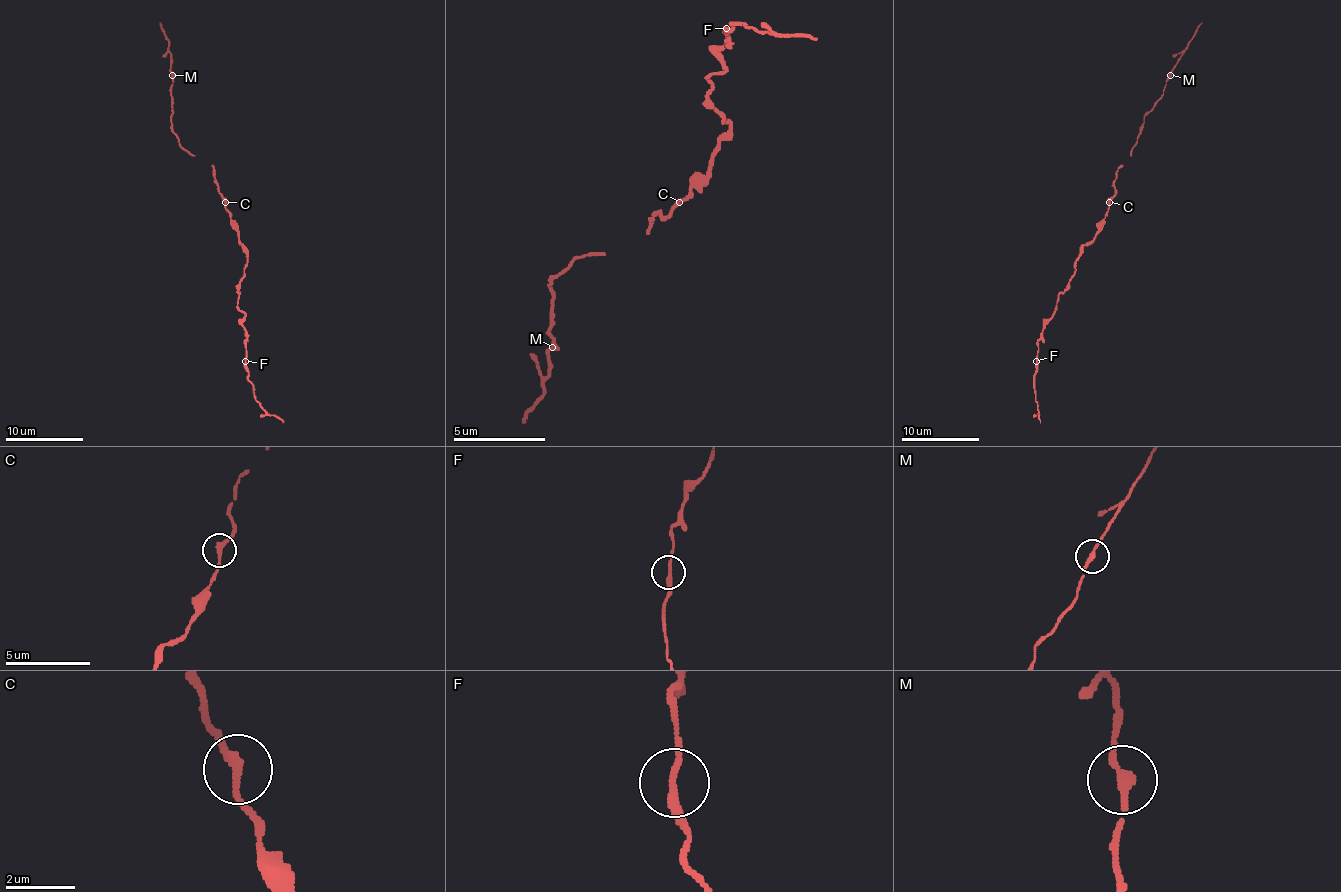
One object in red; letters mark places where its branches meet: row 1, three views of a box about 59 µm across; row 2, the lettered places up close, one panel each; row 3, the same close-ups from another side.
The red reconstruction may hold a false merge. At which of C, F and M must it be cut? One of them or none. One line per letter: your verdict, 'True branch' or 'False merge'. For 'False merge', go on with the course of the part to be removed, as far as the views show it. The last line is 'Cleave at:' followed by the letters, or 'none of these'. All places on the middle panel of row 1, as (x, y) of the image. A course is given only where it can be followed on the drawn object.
C: True branch
F: True branch
M: True branch
Cleave at: none of these

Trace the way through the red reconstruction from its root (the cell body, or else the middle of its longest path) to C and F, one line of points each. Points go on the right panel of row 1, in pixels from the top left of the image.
C: (1103, 220), (1109, 202)
F: (1103, 220), (1096, 237), (1082, 247), (1074, 264), (1074, 276), (1059, 295), (1057, 307), (1038, 342), (1036, 361)

